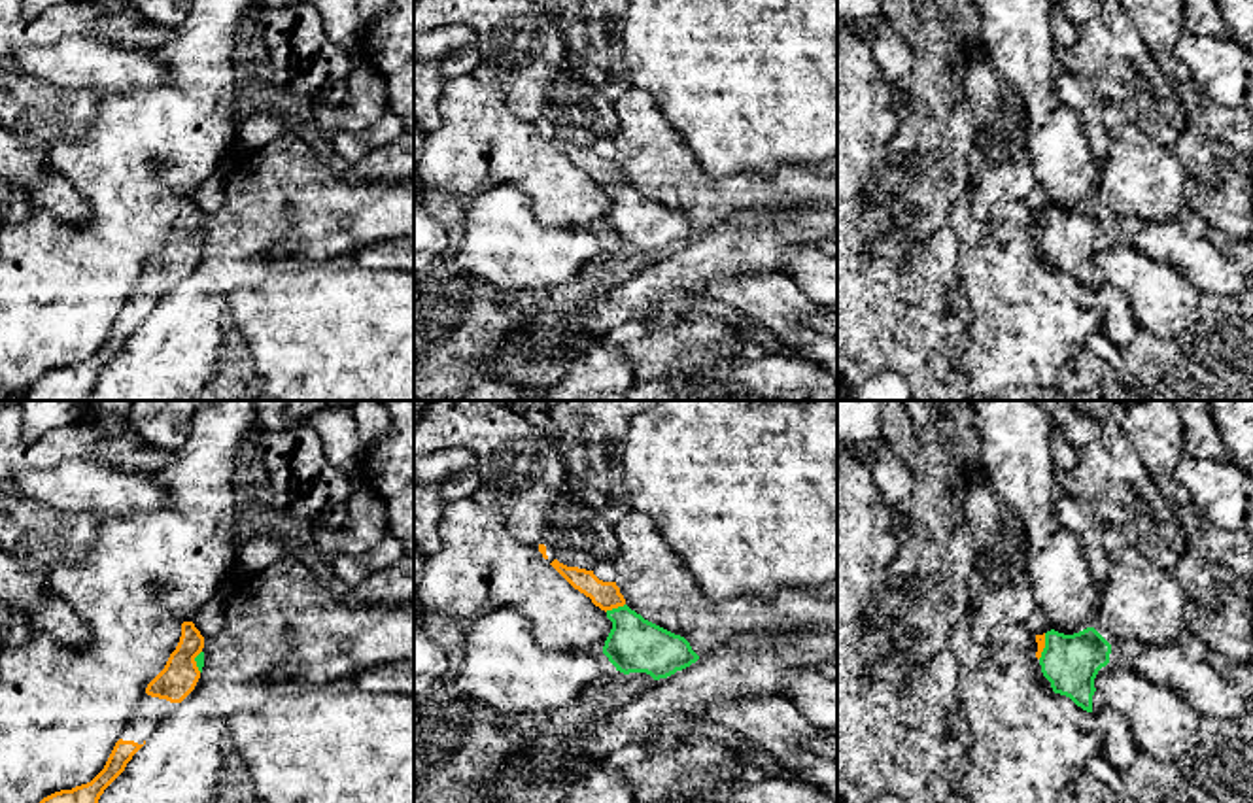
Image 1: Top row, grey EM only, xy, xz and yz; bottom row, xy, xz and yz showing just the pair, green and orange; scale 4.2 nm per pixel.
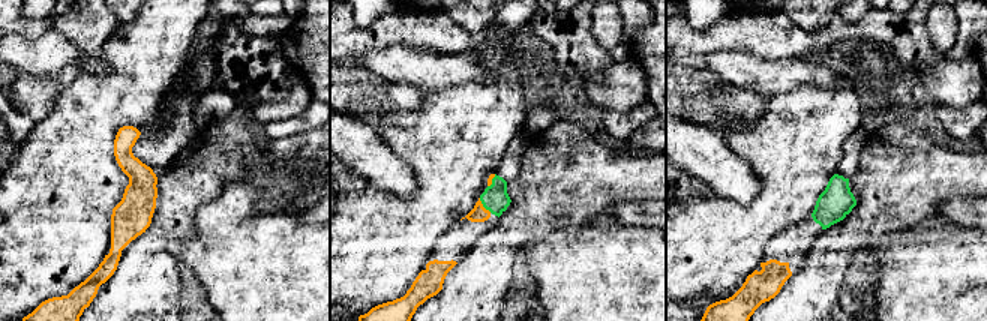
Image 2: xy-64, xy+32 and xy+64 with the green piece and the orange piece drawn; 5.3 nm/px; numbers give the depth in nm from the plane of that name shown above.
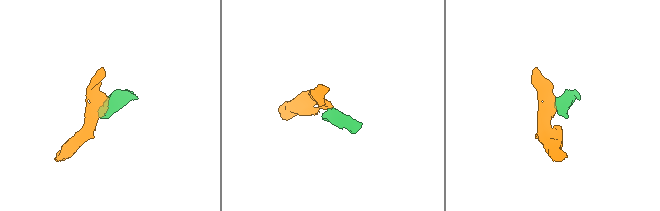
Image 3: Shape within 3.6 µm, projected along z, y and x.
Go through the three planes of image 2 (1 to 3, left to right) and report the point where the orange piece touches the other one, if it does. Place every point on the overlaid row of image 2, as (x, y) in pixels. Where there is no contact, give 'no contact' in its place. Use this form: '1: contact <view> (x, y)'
1: no contact
2: contact xy+32 (483, 206)
3: no contact

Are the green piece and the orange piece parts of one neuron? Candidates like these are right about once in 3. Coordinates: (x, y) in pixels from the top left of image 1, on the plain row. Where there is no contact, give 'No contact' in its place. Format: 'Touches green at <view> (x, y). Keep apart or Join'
Touches green at xz (615, 186). Join

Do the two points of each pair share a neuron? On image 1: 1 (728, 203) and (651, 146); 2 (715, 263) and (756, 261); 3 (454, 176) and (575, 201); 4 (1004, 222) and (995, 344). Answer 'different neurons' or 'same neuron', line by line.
1: same neuron
2: same neuron
3: same neuron
4: same neuron

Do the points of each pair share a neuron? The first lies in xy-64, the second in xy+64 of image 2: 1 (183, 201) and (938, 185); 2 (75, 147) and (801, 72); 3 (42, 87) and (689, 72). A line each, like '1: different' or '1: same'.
1: same
2: different
3: same

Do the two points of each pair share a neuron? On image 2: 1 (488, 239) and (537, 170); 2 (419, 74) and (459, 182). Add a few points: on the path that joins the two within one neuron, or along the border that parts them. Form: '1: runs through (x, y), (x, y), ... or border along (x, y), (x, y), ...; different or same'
1: runs through (507, 227), (536, 198), (536, 189); same
2: border along (459, 83), (423, 93); different

